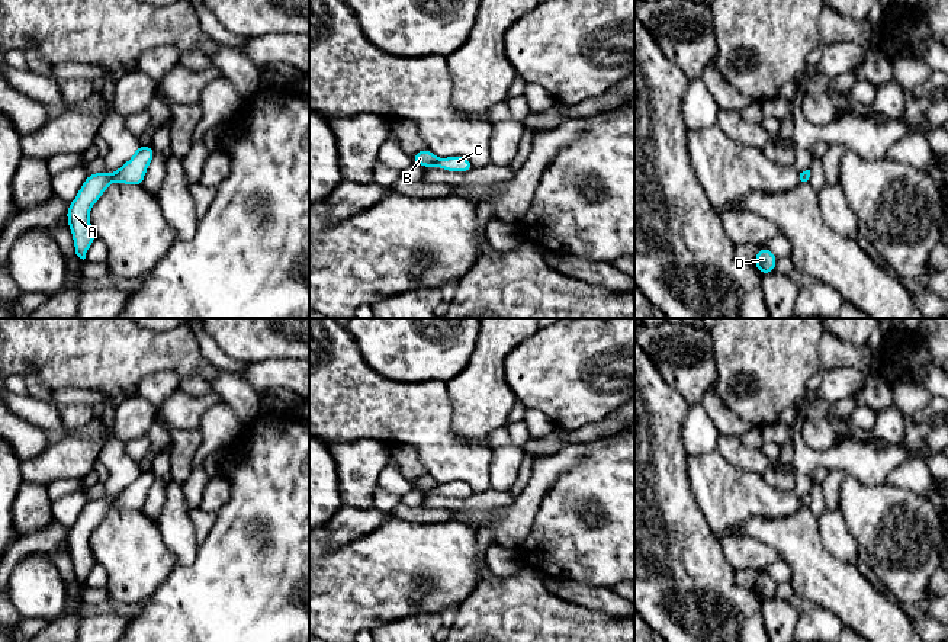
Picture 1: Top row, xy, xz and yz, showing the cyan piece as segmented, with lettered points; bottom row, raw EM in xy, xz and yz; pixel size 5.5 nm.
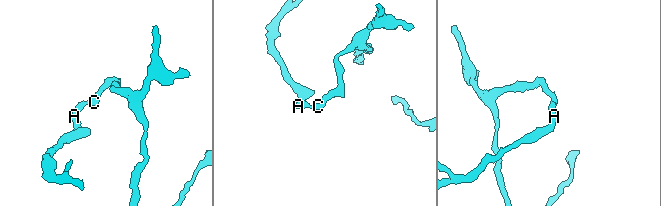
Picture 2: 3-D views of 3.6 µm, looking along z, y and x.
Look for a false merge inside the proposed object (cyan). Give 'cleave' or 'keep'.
cleave

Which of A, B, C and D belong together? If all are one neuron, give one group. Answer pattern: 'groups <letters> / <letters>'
groups A B D / C

